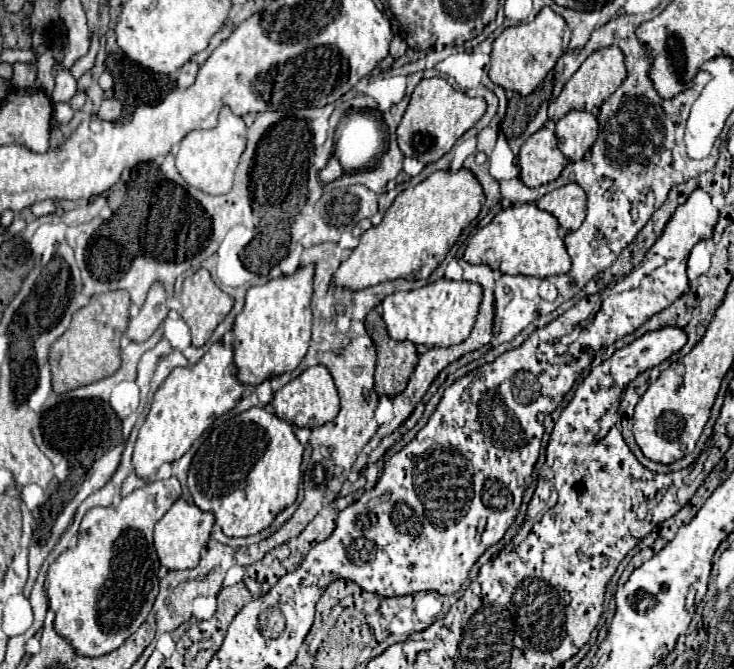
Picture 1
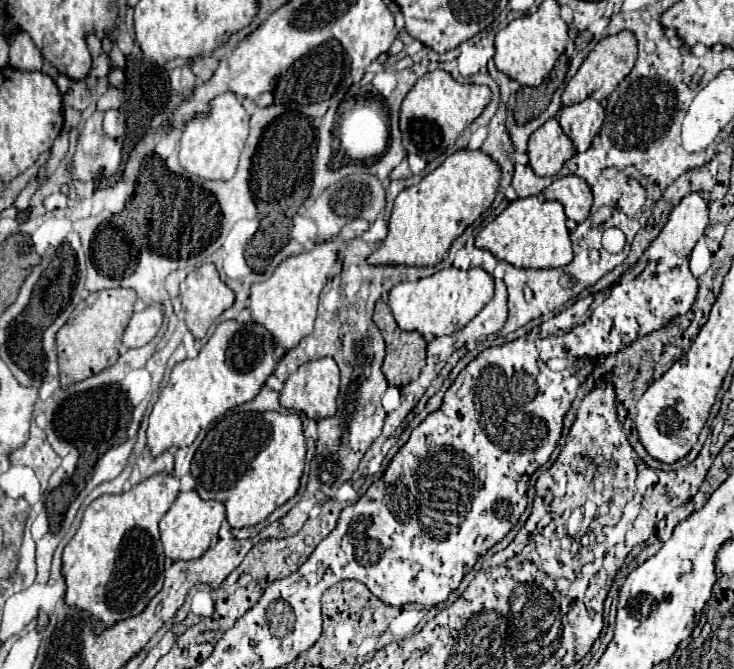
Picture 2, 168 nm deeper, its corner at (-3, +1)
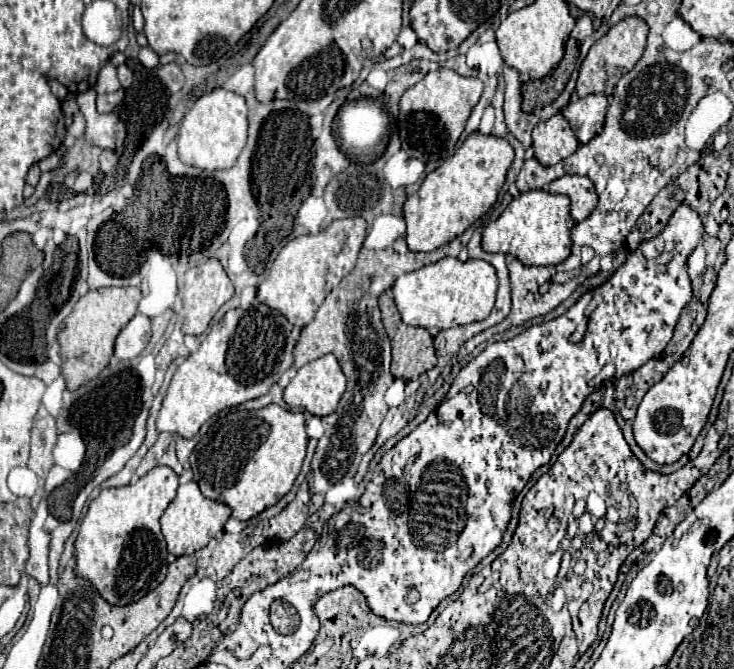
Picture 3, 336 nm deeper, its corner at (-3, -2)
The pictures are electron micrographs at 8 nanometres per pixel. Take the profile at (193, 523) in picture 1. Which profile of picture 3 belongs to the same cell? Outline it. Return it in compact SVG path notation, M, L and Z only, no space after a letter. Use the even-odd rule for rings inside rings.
M195 480L179 484L177 496L171 500L171 504L161 516L161 528L167 542L167 550L175 556L185 556L197 552L199 548L205 548L209 540L213 540L223 532L223 526L229 516L231 516L231 508L227 504L205 498Z

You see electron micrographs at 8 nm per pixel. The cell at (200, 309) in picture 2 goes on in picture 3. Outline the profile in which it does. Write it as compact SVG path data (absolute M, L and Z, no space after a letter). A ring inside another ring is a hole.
M211 258L205 264L199 264L195 268L189 268L185 272L185 282L183 282L183 290L181 290L181 298L183 298L183 310L185 310L185 320L183 320L183 332L191 334L191 336L199 336L207 330L211 318L215 316L215 312L233 296L233 284L229 280L229 276L225 274L223 266L219 260Z

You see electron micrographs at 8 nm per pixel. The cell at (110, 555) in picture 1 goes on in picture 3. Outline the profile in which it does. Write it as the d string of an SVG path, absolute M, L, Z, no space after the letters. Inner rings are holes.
M157 466L137 482L121 488L105 488L91 502L77 534L77 574L87 578L109 604L131 604L155 590L167 574L167 544L159 518L175 498L177 474L169 466Z

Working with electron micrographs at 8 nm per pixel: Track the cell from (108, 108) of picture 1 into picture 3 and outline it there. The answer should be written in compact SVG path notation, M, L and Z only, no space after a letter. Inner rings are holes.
M77 94L77 104L85 114L85 142L99 146L103 150L115 150L125 140L125 124L117 114L99 114L95 108L95 98L83 98Z

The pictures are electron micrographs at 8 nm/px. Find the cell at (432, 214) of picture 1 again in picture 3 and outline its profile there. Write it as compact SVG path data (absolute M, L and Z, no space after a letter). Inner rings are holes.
M471 132L461 148L437 170L427 174L421 188L407 198L403 216L407 222L409 250L437 250L463 234L475 220L479 220L495 204L513 156L515 152L507 140L501 140L493 134L485 136L481 132Z

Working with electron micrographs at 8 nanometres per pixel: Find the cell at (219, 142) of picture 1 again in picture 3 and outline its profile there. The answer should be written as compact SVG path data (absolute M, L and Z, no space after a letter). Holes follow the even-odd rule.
M213 88L199 96L181 120L177 136L181 162L203 170L225 170L235 164L247 142L247 104L245 98L225 88Z

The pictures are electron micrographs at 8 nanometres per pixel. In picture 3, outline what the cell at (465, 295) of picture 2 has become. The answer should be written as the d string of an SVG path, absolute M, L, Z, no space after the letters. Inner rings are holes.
M445 256L435 264L399 276L391 290L405 324L423 326L427 330L445 330L459 324L479 322L489 316L495 304L497 274L485 260L461 262L459 258Z

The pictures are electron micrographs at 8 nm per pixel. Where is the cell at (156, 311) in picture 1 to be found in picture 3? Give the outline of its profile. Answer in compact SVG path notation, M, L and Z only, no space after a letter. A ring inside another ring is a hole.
M135 314L115 340L115 358L127 362L139 356L147 346L149 332L151 332L151 320L143 314Z

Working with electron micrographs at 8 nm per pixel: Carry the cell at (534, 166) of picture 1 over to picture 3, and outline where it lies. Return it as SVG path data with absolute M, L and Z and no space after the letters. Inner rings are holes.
M561 112L551 116L549 120L539 122L533 128L535 158L545 166L553 166L561 162L563 158L571 156L577 148L579 148L579 140Z

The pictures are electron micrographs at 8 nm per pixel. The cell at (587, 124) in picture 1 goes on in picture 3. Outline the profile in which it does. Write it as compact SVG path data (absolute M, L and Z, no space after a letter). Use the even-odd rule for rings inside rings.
M589 94L583 98L573 98L563 108L563 116L569 120L581 144L587 144L595 134L603 130L605 112L607 112L605 94Z

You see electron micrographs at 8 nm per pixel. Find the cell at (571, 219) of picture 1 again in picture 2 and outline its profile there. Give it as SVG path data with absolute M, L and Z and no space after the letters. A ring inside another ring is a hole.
M567 175L553 181L543 191L543 195L549 201L559 201L565 207L567 219L575 223L583 223L589 217L593 195L591 195L589 185L577 175Z

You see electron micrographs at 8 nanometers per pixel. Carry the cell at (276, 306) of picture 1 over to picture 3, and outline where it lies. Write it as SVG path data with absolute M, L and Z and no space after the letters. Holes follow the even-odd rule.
M361 216L333 220L325 230L317 234L303 234L287 242L275 258L269 278L259 286L257 296L269 308L279 310L297 328L307 326L325 296L348 275L355 266L365 239L367 224Z

